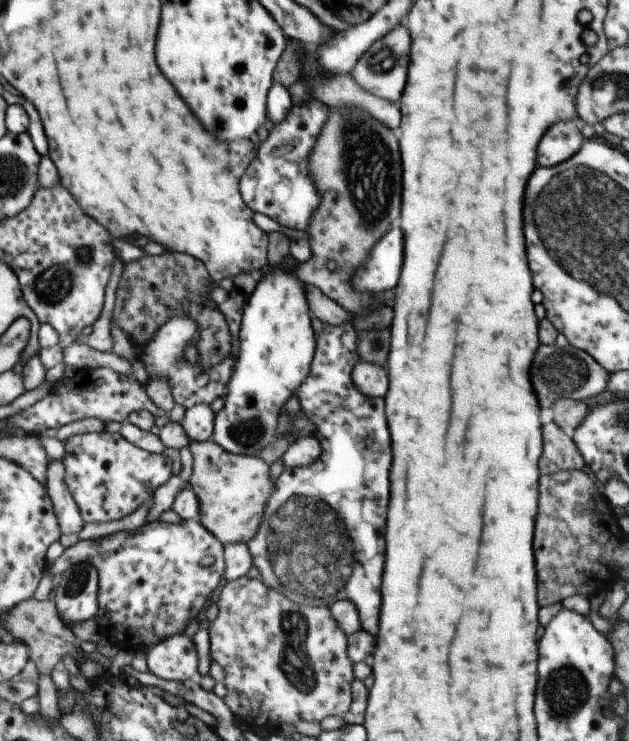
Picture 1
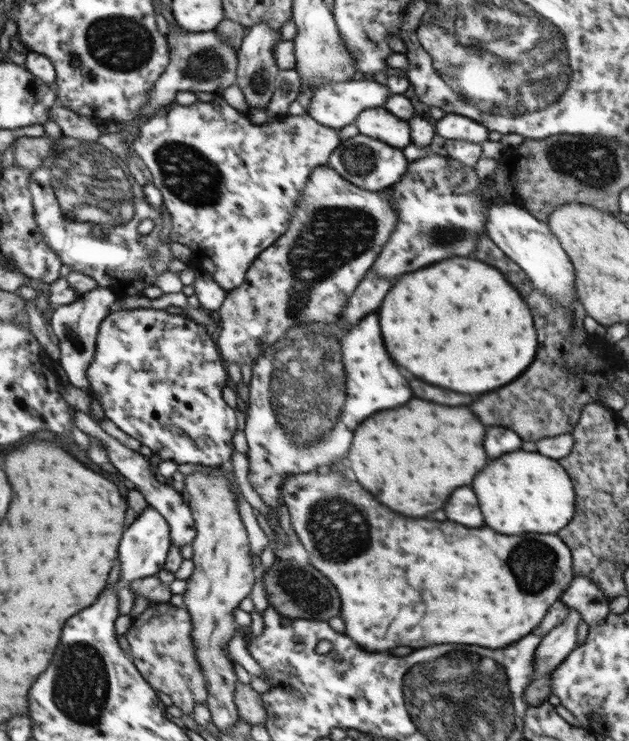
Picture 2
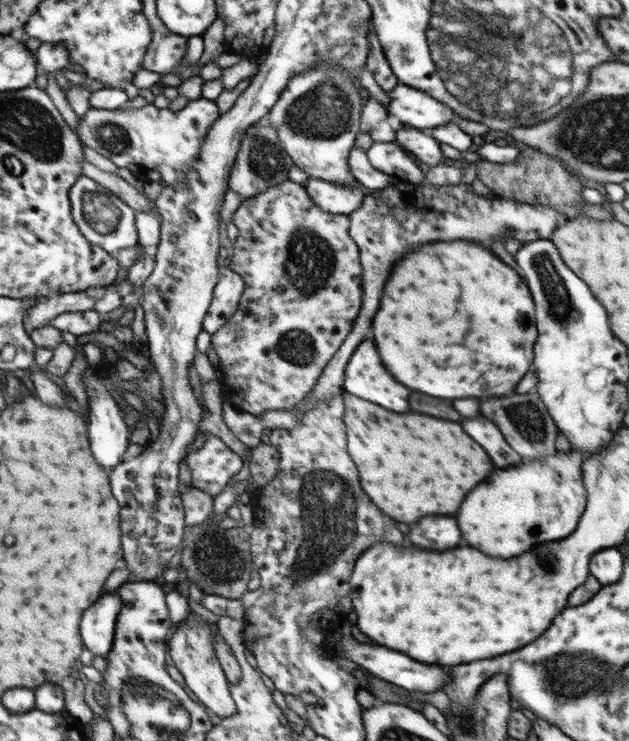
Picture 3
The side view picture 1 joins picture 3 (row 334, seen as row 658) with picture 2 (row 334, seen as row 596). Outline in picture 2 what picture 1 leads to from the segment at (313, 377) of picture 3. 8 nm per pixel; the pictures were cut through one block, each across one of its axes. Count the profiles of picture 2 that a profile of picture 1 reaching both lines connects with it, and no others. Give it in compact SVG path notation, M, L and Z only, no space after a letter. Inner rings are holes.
M327 165L310 174L296 207L286 232L256 257L246 272L245 281L238 288L226 292L217 310L222 330L216 344L226 366L247 364L253 368L261 352L276 344L293 326L301 323L330 324L339 318L354 289L390 240L398 218L389 190L364 190Z

